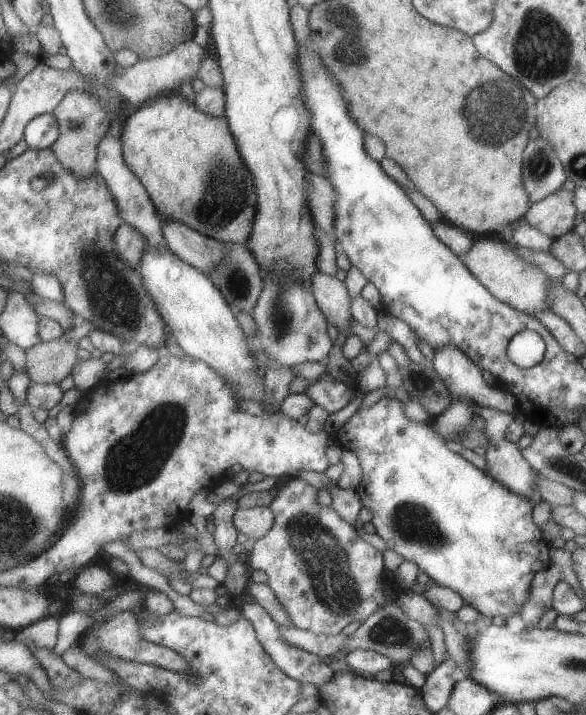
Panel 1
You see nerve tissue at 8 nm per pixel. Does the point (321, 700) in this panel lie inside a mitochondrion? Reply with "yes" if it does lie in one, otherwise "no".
no

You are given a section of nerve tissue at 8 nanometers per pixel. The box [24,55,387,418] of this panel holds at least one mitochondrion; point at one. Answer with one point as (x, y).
(106, 287)

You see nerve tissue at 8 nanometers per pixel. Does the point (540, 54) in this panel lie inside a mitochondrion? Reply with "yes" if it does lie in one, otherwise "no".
yes

